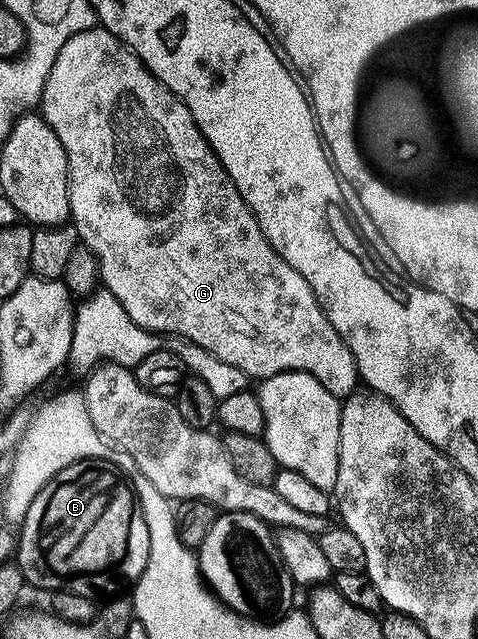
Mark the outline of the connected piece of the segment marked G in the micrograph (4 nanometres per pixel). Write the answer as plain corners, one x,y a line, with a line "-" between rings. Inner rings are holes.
95,24
89,30
76,32
58,50
56,60
48,72
48,80
44,84
40,113
56,132
60,144
64,144
64,152
70,169
70,222
78,229
81,245
86,246
98,259
100,282
105,289
120,300
124,312
132,316
132,320
140,328
151,330
154,334
181,338
200,348
204,348
212,356
224,360
224,364
232,364
232,368
240,368
247,379
261,380
282,374
285,370
299,370
310,374
332,396
345,400
359,389
358,365
344,340
332,328
328,316
322,311
322,305
312,292
308,280
292,268
272,248
272,244
264,236
256,216
248,208
248,204
240,196
236,184
228,176
228,172
220,164
216,152
208,144
208,140
200,132
196,120
192,120
192,112
168,87
152,76
148,67
132,53
125,44
112,32
103,30

